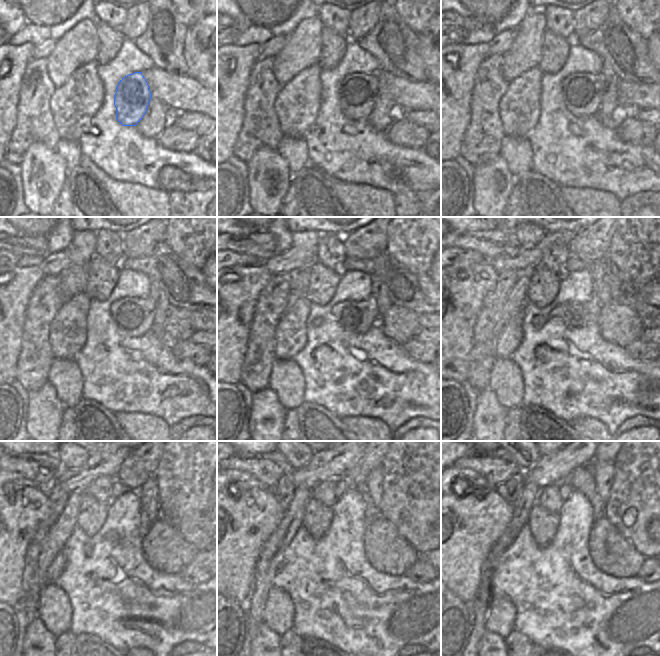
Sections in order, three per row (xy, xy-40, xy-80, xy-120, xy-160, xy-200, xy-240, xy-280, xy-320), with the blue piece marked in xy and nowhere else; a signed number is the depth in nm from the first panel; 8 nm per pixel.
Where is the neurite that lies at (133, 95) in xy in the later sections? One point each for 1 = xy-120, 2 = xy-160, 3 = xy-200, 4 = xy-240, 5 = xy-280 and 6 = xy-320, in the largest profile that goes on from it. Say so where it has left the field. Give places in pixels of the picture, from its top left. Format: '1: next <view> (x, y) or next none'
1: next xy-120 (134, 317)
2: next xy-160 (358, 317)
3: next xy-200 (572, 315)
4: next xy-240 (145, 523)
5: next xy-280 (372, 512)
6: next xy-320 (581, 479)

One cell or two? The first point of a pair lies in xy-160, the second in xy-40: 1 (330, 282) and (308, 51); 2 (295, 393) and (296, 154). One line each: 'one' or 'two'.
1: two
2: one

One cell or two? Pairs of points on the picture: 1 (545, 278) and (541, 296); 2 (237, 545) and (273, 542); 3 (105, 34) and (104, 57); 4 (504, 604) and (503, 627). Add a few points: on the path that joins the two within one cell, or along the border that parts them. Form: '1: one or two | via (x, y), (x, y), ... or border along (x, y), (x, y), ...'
1: one | via (543, 282), (541, 292)
2: two | border along (279, 523), (264, 545), (255, 564)
3: one | via (105, 40), (105, 51)
4: one | via (503, 610), (503, 621)

